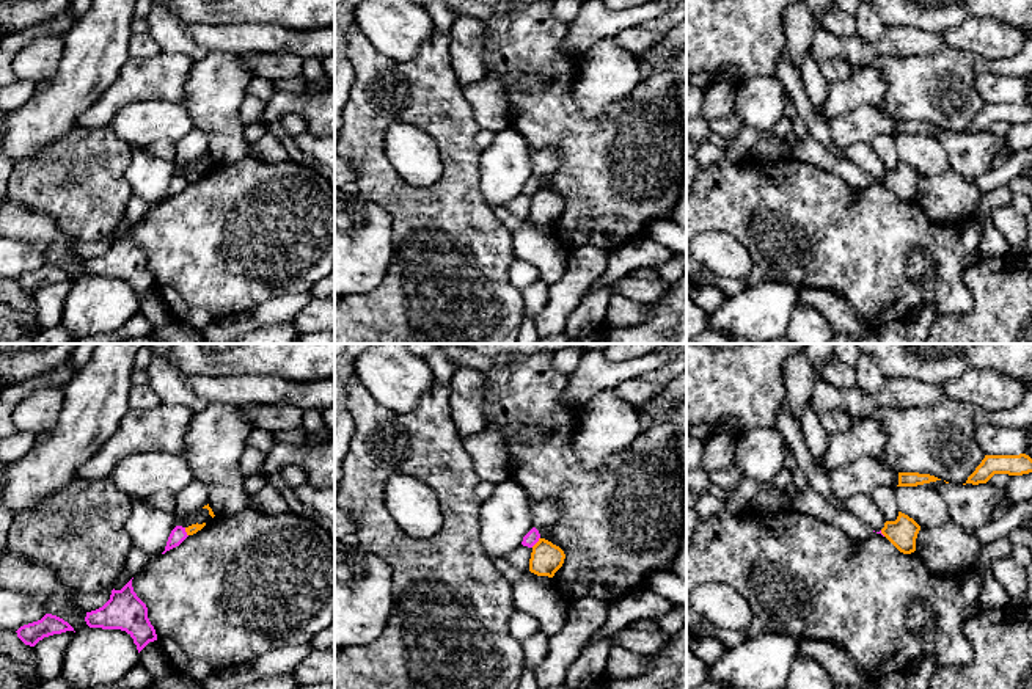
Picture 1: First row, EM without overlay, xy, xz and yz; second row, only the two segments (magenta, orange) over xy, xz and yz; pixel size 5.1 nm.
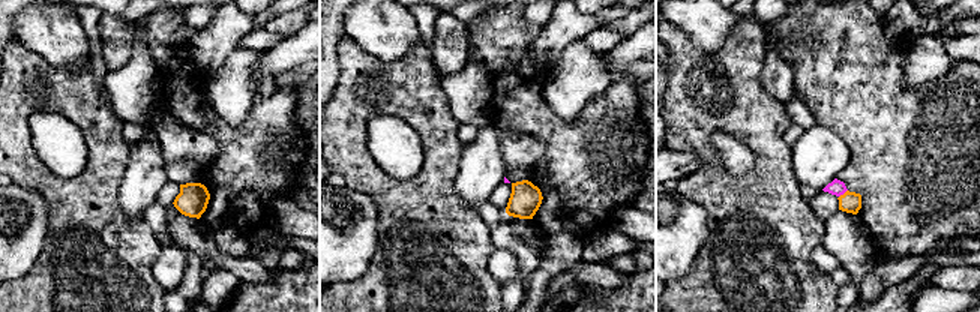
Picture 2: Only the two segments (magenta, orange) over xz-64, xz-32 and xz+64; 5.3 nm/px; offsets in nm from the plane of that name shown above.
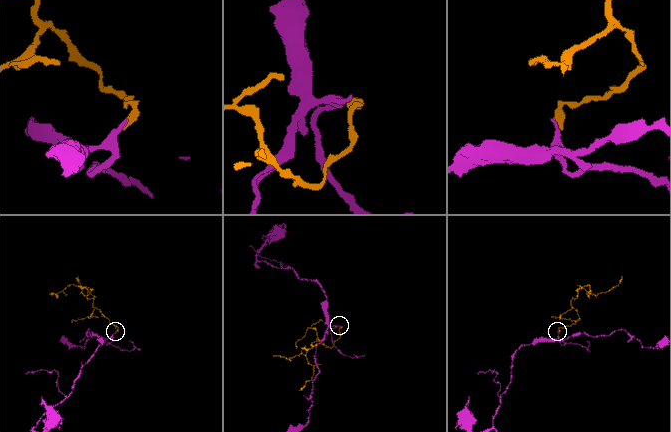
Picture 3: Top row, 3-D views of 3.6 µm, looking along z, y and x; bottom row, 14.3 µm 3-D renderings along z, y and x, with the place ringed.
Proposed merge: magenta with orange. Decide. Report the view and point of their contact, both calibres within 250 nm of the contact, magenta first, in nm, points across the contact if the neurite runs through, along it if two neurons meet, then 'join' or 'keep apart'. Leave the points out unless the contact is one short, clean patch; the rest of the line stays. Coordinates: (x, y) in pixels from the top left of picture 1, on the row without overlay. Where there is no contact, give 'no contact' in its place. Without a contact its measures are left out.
contact xz (536, 190); calibres 70 and 160 nm; border xz (539, 185), (531, 195); keep apart

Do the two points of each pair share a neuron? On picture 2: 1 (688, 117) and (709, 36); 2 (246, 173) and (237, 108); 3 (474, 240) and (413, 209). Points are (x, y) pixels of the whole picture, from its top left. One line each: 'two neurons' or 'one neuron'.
1: two neurons
2: two neurons
3: one neuron

